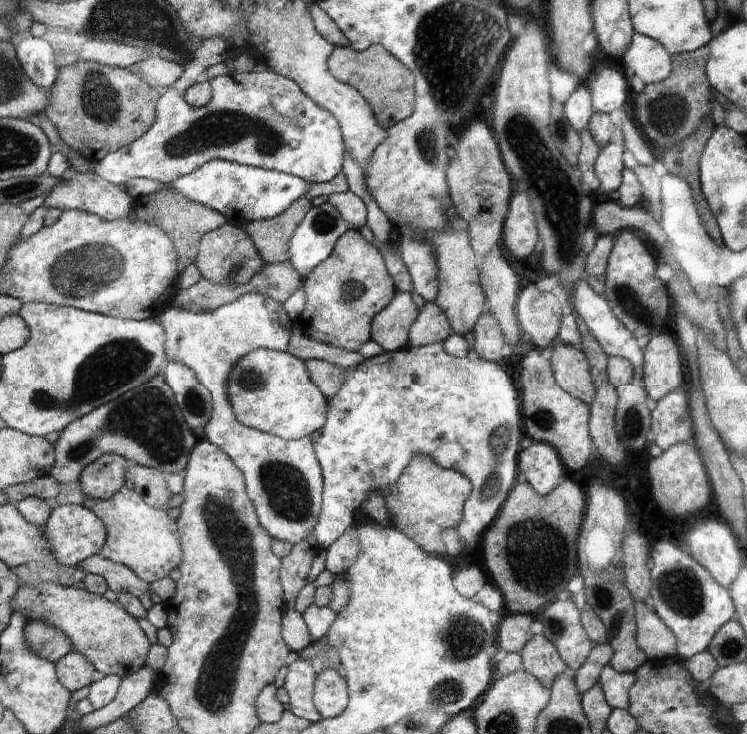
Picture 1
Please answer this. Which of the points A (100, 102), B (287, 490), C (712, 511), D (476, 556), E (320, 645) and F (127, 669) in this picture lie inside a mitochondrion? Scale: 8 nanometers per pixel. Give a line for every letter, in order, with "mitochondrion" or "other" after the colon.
A: mitochondrion
B: mitochondrion
C: other
D: other
E: other
F: other

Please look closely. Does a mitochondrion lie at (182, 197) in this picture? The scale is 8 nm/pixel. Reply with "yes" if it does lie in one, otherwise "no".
no

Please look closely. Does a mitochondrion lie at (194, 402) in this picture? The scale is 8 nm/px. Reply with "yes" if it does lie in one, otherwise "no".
yes

